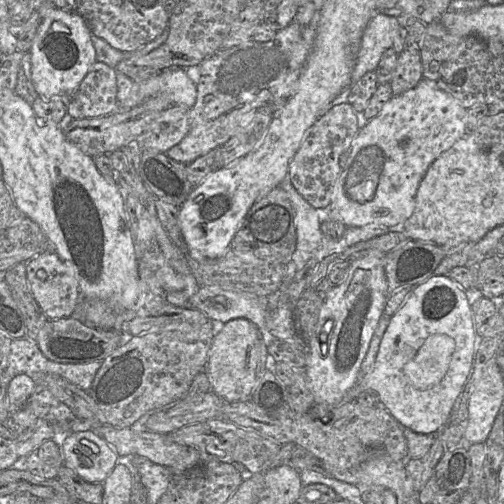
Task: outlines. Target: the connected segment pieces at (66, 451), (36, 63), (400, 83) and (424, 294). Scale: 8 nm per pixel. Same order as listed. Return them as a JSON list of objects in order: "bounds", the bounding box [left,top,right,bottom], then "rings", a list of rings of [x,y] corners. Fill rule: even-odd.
[{"bounds":[54,430,117,483],"rings":[[[95,430],[72,431],[54,440],[62,449],[64,462],[86,481],[103,483],[117,464],[117,452]]]},{"bounds":[30,3,97,99],"rings":[[[50,3],[38,9],[42,17],[30,49],[33,85],[39,96],[46,99],[71,96],[97,61],[92,32],[83,17],[75,12]]]},{"bounds":[389,51,423,96],"rings":[[[402,51],[389,82],[393,96],[400,95],[415,87],[423,79],[421,57],[418,52]]]},{"bounds":[357,274,475,434],"rings":[[[434,274],[424,282],[415,286],[397,312],[389,318],[389,323],[381,339],[373,367],[362,382],[357,384],[372,391],[400,426],[406,427],[419,434],[435,434],[442,425],[447,423],[452,406],[466,381],[475,349],[475,335],[471,305],[468,303],[464,290],[447,275]]]}]

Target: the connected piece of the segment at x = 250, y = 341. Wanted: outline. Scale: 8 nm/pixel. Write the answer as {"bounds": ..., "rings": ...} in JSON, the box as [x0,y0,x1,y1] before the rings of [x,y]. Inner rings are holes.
{"bounds":[205,318,269,403],"rings":[[[237,318],[219,324],[205,364],[210,390],[226,403],[248,400],[269,362],[267,346],[252,322]]]}

